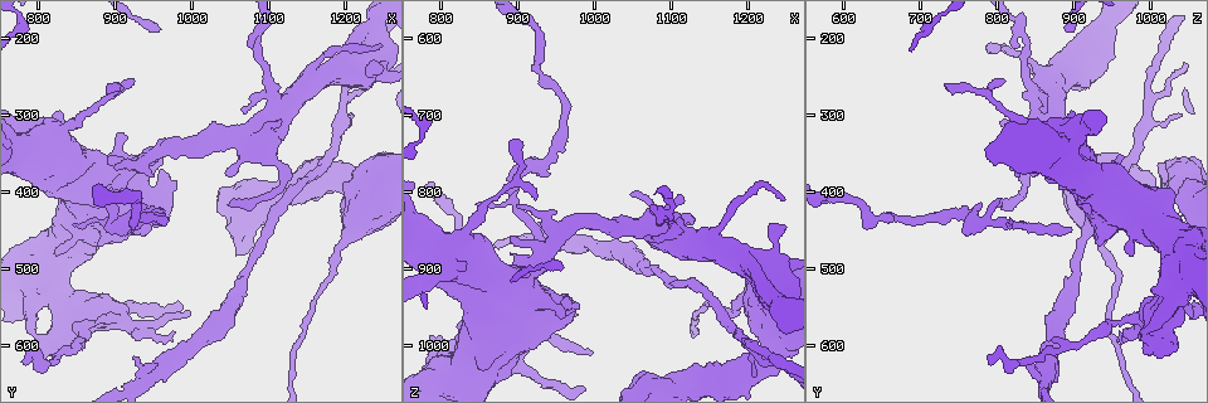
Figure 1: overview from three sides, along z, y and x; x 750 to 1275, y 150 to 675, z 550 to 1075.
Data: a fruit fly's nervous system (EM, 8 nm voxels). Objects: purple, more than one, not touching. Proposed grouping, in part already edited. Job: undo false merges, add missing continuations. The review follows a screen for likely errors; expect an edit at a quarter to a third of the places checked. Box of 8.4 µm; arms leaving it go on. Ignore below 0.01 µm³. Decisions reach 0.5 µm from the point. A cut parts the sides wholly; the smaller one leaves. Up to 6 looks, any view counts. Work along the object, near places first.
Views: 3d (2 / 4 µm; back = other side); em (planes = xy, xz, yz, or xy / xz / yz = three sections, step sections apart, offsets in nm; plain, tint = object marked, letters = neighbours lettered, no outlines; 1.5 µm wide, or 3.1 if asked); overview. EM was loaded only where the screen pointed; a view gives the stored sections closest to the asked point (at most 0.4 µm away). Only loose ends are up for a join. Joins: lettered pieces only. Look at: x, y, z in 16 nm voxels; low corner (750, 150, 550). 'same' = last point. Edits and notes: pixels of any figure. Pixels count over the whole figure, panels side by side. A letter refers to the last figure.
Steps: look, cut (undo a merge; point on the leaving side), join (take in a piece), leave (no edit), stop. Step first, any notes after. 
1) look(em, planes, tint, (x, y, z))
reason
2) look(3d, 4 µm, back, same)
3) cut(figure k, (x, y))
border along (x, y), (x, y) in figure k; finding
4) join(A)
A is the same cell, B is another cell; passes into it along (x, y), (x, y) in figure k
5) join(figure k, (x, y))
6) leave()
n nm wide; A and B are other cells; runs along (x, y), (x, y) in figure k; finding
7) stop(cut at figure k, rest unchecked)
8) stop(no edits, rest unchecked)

look(3d, 2 µm, back, (795, 585, 990))
closes a loop

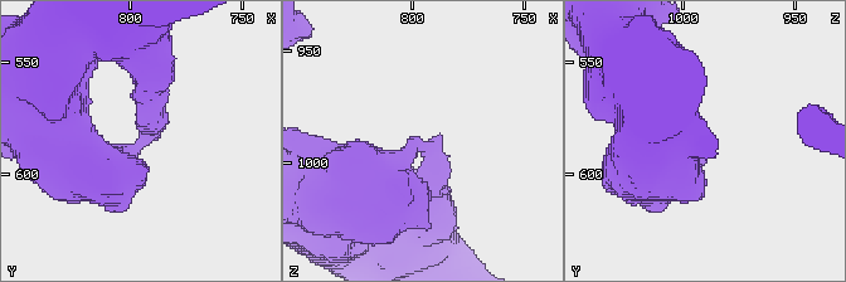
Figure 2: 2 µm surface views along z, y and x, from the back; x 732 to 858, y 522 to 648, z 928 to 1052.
look(em, planes, tint, (794, 587, 989))
shape alone is not enough

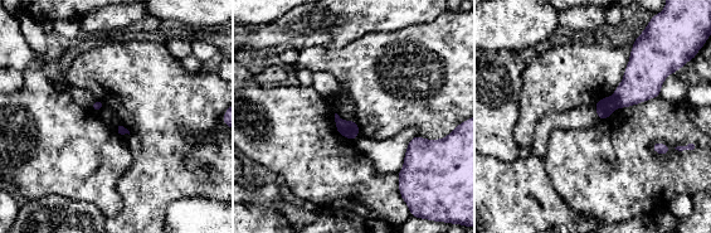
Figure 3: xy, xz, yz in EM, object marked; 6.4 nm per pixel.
look(em, planes, letters, same)
what lies round it

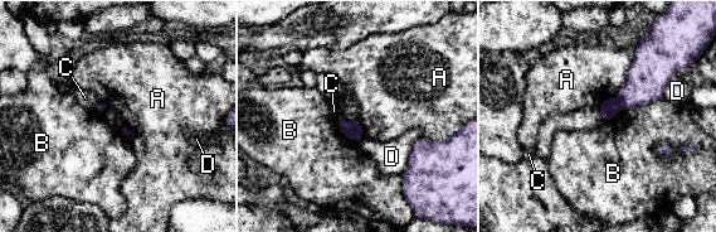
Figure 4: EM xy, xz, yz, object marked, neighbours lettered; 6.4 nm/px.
leave()
60 nm wide; A touches over 480 nm; A, B, C and D are other cells; all the same neuron

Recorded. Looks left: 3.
look(3d, 2 µm, (935, 650, 865))
sudden change in width

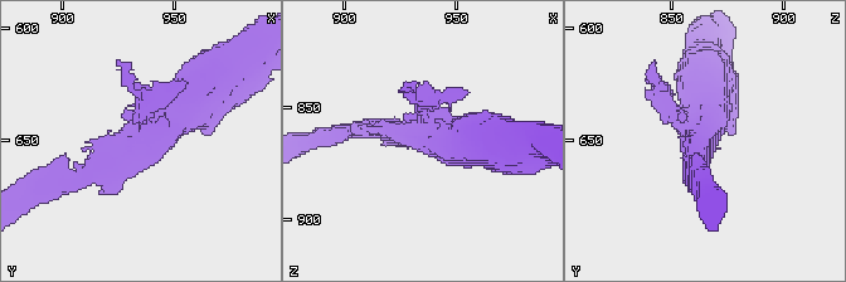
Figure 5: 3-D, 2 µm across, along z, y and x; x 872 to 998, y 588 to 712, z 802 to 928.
look(em, planes, tint, (938, 647, 861))
shape alone is not enough

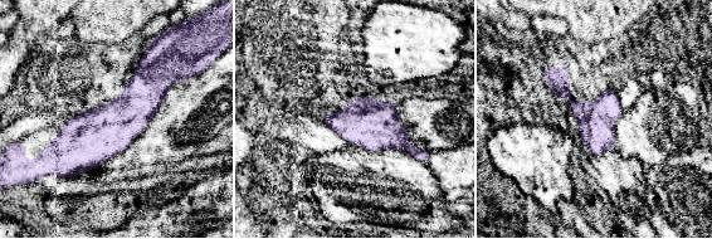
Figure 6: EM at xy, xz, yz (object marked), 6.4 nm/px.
look(em, planes, letters, same)

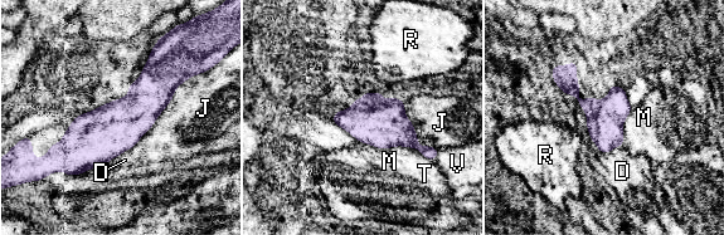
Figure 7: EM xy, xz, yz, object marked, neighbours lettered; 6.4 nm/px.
leave()
D, J, M, R, T and V are other cells; border along (358, 141), (382, 148), (402, 147) in figure 7; continuous, no second neuron

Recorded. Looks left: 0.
stop(no edits, rest unchecked)

